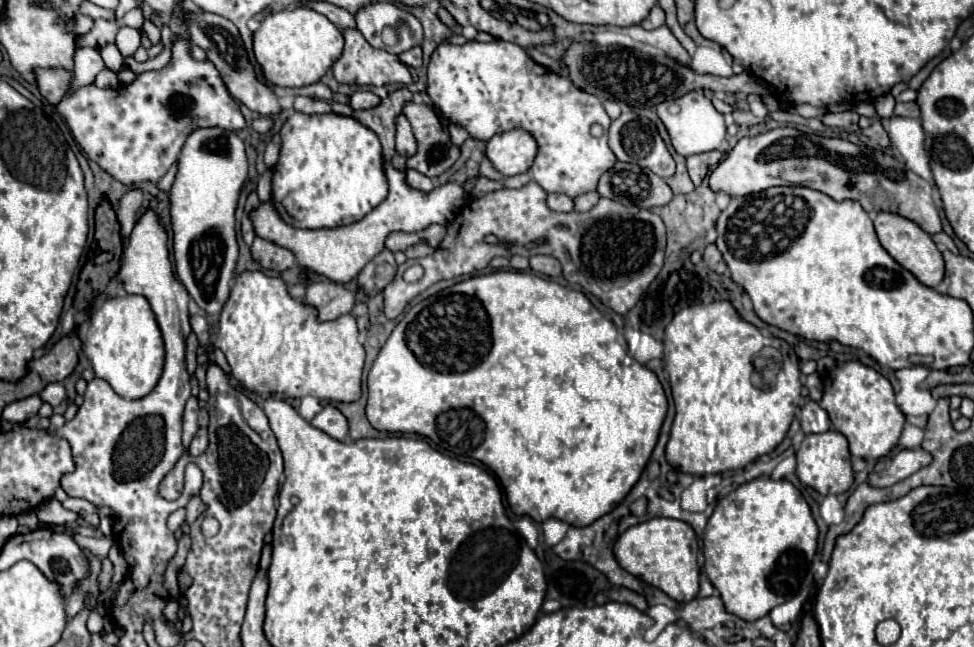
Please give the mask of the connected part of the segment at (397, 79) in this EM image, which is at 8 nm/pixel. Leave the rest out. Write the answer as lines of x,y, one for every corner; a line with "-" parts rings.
344,28
342,36
344,36
344,50
342,50
342,56
332,66
334,78
338,82
356,84
356,86
362,86
362,84
374,84
374,86
400,84
400,86
408,86
408,84
412,84
410,68
406,64
402,64
398,60
398,56
394,56
386,50
372,48
356,28

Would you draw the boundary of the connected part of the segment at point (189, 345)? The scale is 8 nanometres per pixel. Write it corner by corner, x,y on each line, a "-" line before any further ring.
192,332
188,338
186,338
186,367
190,372
190,376
195,373
196,370
196,352
198,352
198,336

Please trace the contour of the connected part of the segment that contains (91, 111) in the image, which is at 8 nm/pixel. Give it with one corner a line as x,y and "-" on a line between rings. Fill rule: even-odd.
174,40
172,60
162,70
138,74
138,78
132,84
128,84
120,90
98,88
96,84
84,86
84,88
76,90
72,96
62,98
56,108
68,122
68,126
70,126
76,142
82,146
82,150
86,150
88,156
102,166
102,170
106,170
108,174
112,174
116,180
120,180
122,184
126,184
130,188
134,188
146,180
158,182
166,174
170,164
178,158
180,148
184,146
188,134
194,128
220,126
226,130
240,130
246,126
238,104
226,90
214,64
210,64
208,60
196,62
190,56
188,42
184,42
184,40

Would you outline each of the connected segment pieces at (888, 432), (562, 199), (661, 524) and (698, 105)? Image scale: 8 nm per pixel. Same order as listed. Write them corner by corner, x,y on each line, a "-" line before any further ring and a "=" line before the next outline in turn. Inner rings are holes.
846,362
836,368
824,382
824,394
818,402
830,416
834,428
848,438
850,454
864,460
878,460
886,456
896,444
904,428
904,414
894,402
894,390
890,382
876,370
860,364
=
548,194
546,204
548,204
548,208
554,210
554,212
572,212
572,210
574,210
572,198
568,198
568,196
564,196
564,194
=
652,518
628,528
614,544
618,564
632,576
660,588
676,602
688,602
698,594
698,546
692,526
674,518
=
692,90
692,92
684,94
682,98
666,100
662,104
658,104
656,114
664,122
668,134
670,134
672,146
680,156
692,156
692,154
718,150
726,138
724,116
712,106
712,102
704,96
702,90

